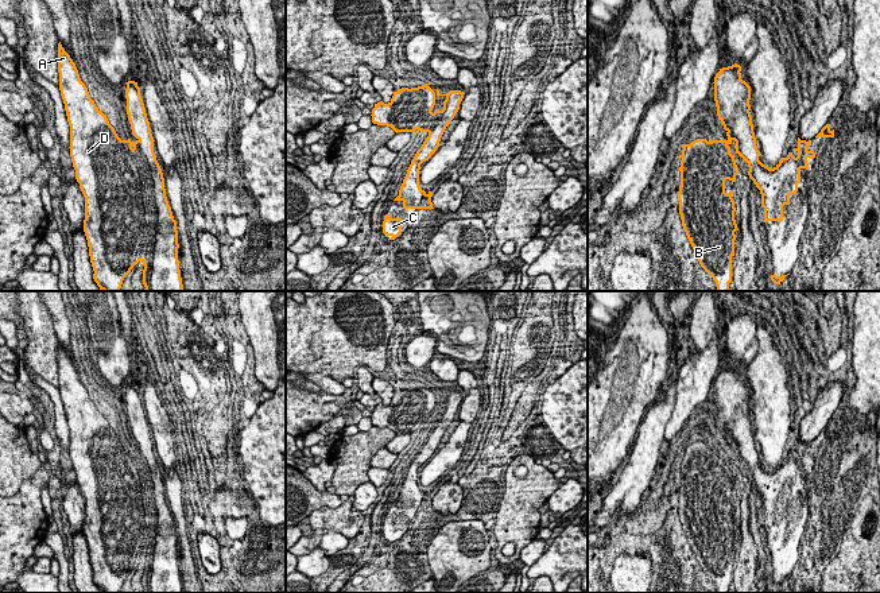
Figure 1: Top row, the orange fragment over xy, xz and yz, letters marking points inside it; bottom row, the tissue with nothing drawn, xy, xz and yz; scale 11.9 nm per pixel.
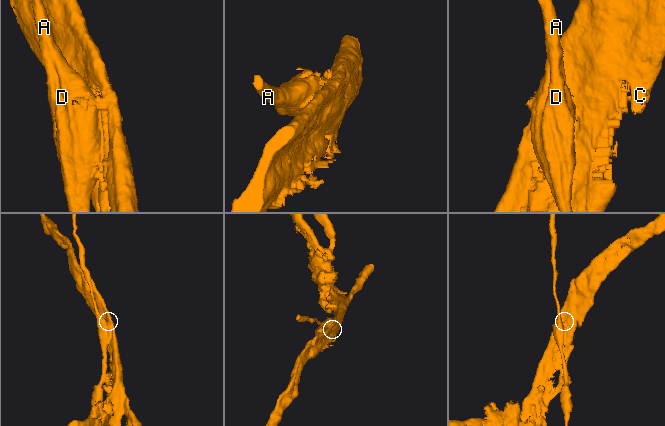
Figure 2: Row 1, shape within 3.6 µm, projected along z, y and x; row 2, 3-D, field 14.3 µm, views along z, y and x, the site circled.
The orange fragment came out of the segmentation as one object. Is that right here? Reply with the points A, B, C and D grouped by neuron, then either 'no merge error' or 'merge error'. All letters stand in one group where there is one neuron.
A B D / C; merge error

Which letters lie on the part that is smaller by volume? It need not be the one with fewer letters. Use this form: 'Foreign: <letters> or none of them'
Foreign: A, B, D

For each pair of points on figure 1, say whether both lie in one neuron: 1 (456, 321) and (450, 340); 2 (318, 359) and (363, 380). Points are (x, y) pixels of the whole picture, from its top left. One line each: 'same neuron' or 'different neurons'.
1: same neuron
2: different neurons

